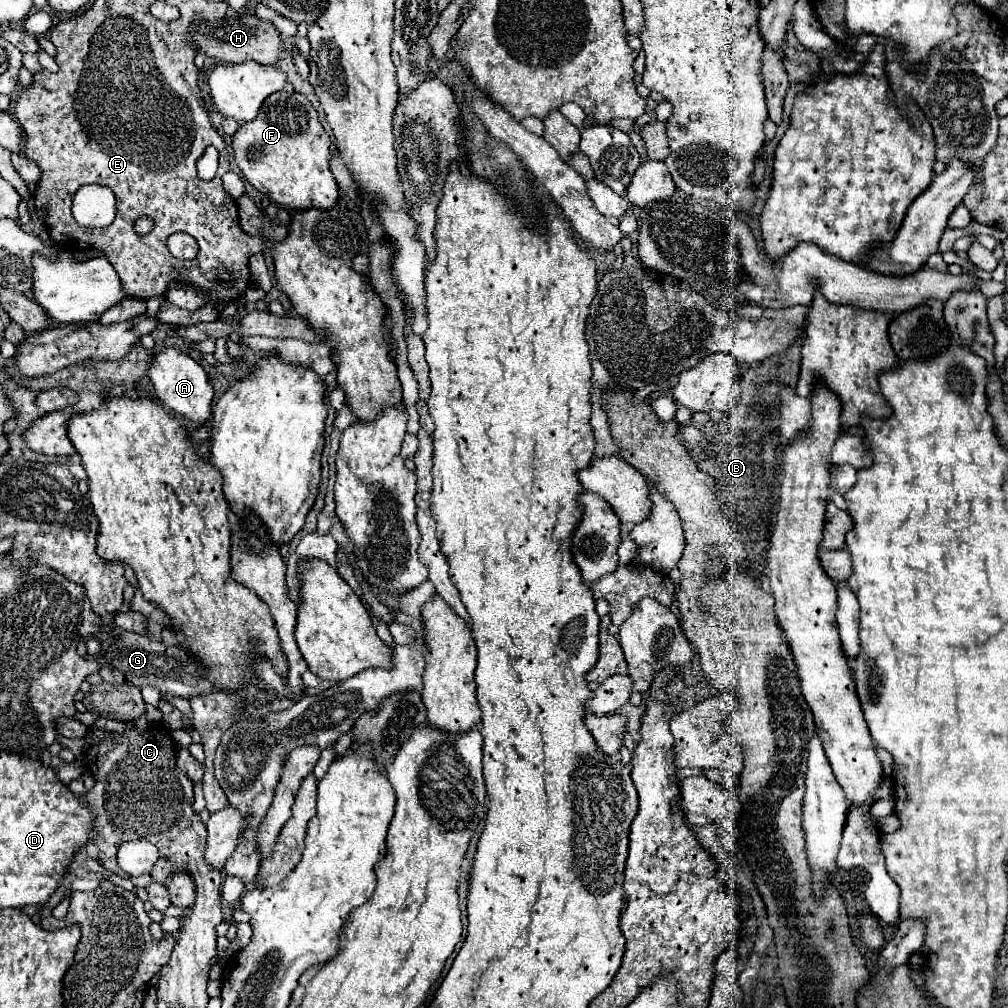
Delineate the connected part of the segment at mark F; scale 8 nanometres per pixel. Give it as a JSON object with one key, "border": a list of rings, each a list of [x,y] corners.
{"border":[[[273,92],[263,102],[259,116],[237,128],[233,136],[235,162],[243,176],[271,202],[287,210],[327,210],[337,198],[337,182],[329,170],[331,138],[323,130],[317,110],[299,92]]]}

